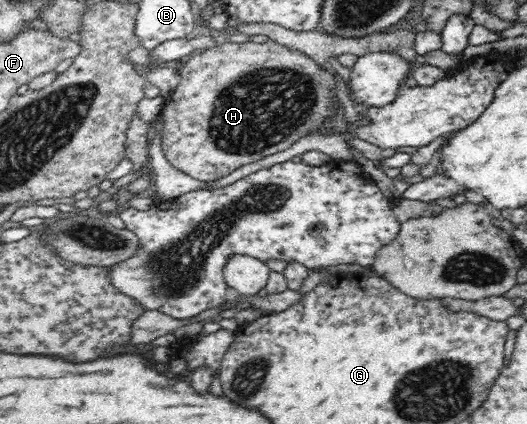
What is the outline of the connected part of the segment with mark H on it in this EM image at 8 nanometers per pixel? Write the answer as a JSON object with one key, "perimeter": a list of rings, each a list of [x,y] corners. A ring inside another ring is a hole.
{"perimeter":[[[228,41],[191,54],[179,70],[181,78],[177,90],[166,99],[160,114],[163,119],[161,147],[165,158],[188,177],[214,181],[243,164],[251,164],[263,156],[289,148],[309,130],[321,125],[323,117],[329,114],[327,96],[330,88],[335,91],[334,72],[329,64],[323,71],[307,55],[275,41],[266,44]]]}

